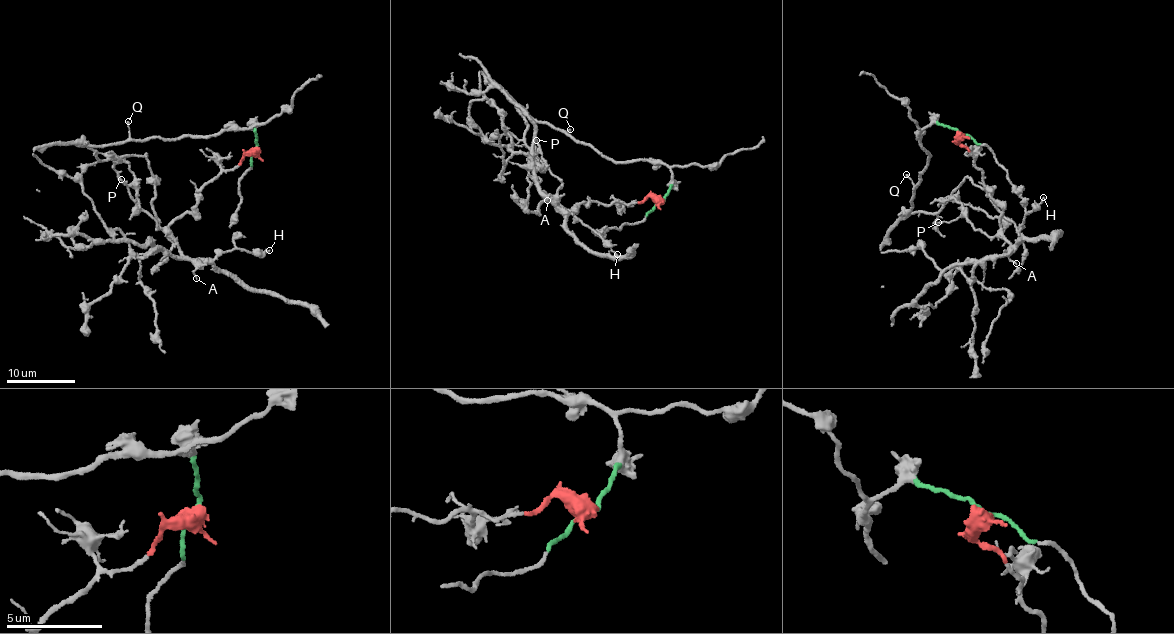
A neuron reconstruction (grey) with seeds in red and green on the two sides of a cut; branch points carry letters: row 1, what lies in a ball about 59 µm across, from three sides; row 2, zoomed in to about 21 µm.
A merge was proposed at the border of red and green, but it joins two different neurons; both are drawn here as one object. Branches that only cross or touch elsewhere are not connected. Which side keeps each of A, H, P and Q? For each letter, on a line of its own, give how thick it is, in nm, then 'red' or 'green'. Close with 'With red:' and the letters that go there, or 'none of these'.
A: 100 nm thick; red
H: 120 nm thick; red
P: 130 nm thick; red
Q: 140 nm thick; green
With red: A, H, P

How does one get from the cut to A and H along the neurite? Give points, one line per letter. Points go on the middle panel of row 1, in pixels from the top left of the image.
A: (660, 201), (648, 197), (631, 204), (592, 200), (567, 210), (543, 195), (546, 200), (552, 195), (548, 200)
H: (660, 201), (648, 197), (631, 204), (607, 204), (592, 200), (567, 210), (543, 195), (591, 229), (618, 255)

